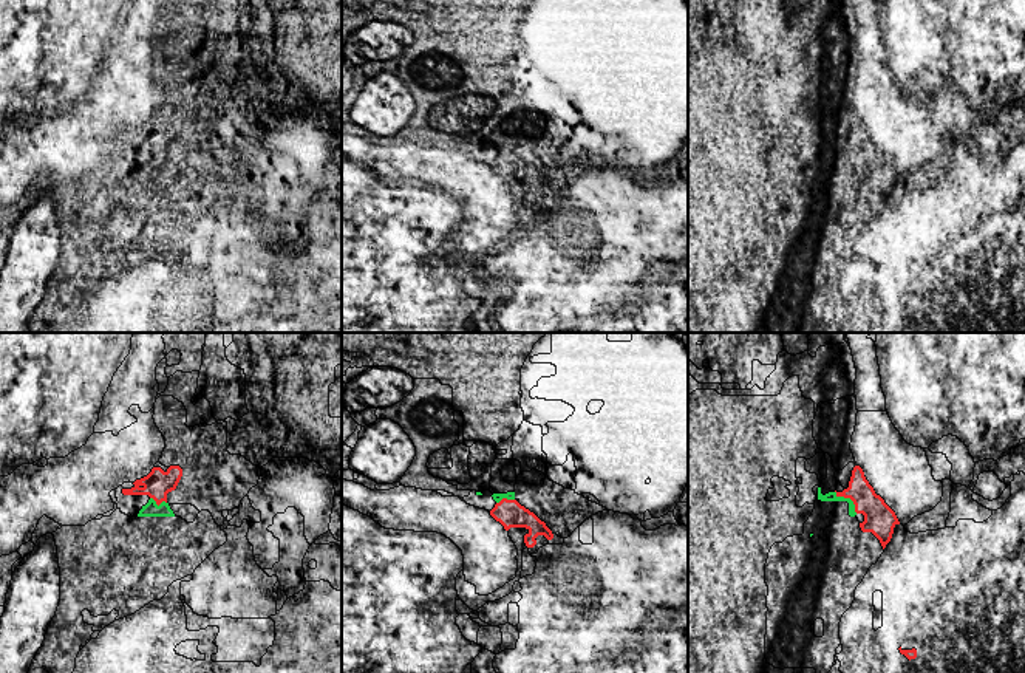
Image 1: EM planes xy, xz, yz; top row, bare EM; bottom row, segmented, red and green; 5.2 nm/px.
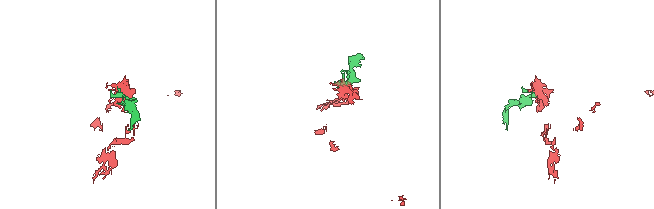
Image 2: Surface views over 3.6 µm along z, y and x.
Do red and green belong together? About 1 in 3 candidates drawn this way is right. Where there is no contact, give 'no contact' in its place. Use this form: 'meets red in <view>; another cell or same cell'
meets red in yz; another cell

